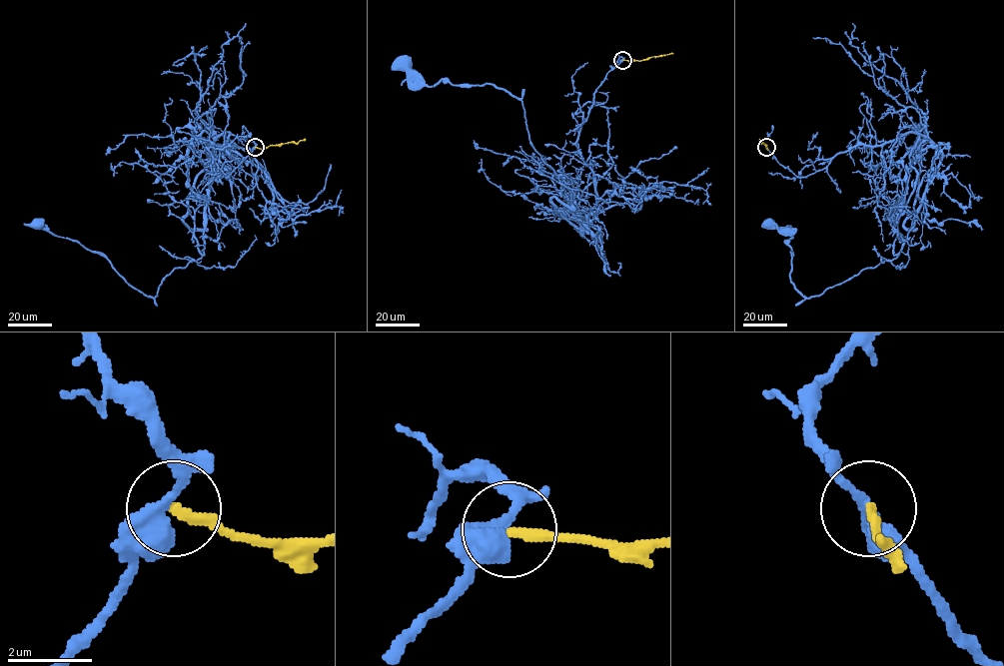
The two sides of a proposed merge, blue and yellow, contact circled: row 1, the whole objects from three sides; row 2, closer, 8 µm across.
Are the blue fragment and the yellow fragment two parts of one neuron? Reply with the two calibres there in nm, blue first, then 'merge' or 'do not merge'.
calibres 400 and 240 nm; do not merge

